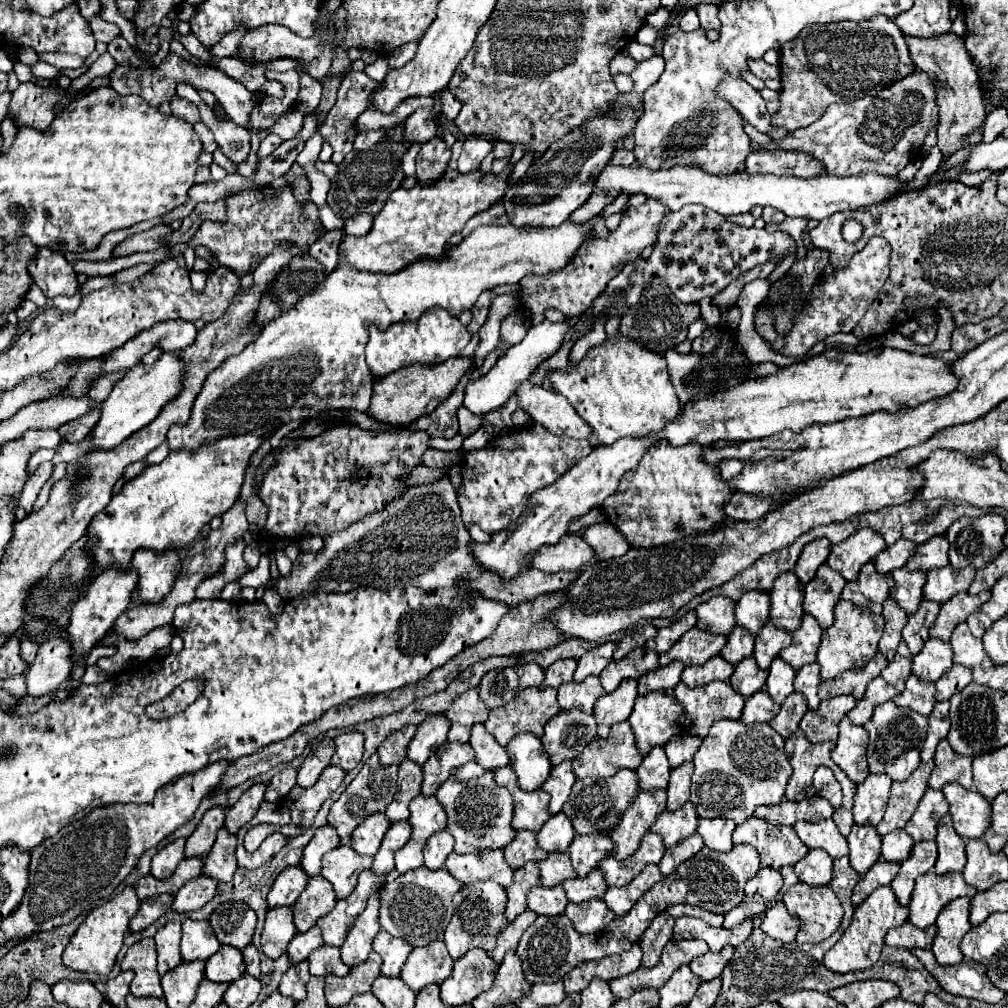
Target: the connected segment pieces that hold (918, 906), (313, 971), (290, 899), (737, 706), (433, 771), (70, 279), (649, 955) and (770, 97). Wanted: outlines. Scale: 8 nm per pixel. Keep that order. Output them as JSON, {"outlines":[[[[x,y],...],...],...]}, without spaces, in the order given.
{"outlines":[[[[928,871],[920,875],[916,881],[916,889],[910,901],[910,923],[916,927],[930,927],[936,923],[940,911],[958,897],[974,897],[976,889],[968,885],[962,873],[948,873],[938,875]]],[[[322,945],[310,953],[310,975],[324,977],[324,975],[338,975],[344,977],[350,973],[350,967],[340,959],[340,949]]],[[[286,867],[274,881],[270,893],[268,893],[268,905],[270,907],[282,907],[282,905],[294,905],[300,893],[304,891],[308,883],[308,875],[302,867]]],[[[714,681],[710,685],[690,689],[684,683],[674,689],[676,701],[684,707],[694,733],[708,735],[708,729],[718,719],[740,719],[744,709],[744,697],[736,693],[728,683]]],[[[444,743],[436,749],[436,753],[430,755],[430,759],[422,765],[424,771],[424,783],[422,783],[422,793],[424,795],[434,795],[438,787],[452,775],[454,769],[462,767],[464,763],[472,761],[474,753],[468,743]]],[[[38,249],[32,265],[28,265],[28,273],[48,299],[54,299],[56,295],[74,295],[78,289],[72,263],[52,249]]],[[[664,911],[656,915],[656,919],[644,931],[640,939],[640,947],[644,951],[644,957],[642,957],[644,967],[654,967],[658,963],[664,945],[672,939],[672,929],[674,929],[674,919],[668,917],[668,913]]],[[[764,87],[764,89],[760,89],[760,95],[762,95],[762,99],[766,101],[770,113],[776,113],[776,111],[780,109],[780,95],[778,95],[776,91],[770,91],[770,89]]]]}

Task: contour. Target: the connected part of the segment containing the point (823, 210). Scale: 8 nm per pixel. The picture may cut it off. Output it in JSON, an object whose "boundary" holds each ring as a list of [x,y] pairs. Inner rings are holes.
{"boundary":[[[608,165],[596,179],[596,189],[618,189],[626,195],[644,193],[646,197],[656,197],[658,201],[664,201],[664,205],[668,205],[672,211],[678,211],[688,203],[698,203],[720,215],[738,215],[748,213],[752,207],[760,205],[760,207],[774,207],[782,211],[786,217],[808,217],[814,221],[822,221],[836,211],[886,203],[896,195],[910,191],[910,181],[900,181],[894,175],[880,175],[880,173],[866,173],[852,177],[832,177],[828,173],[822,173],[812,179],[798,179],[798,177],[776,177],[776,175],[750,175],[746,171],[736,171],[732,175],[720,177],[710,175],[698,167],[684,167],[684,165],[656,171],[648,167],[632,169],[632,167]]]}

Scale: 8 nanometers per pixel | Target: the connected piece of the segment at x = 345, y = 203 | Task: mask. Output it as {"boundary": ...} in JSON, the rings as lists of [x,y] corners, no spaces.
{"boundary":[[[400,121],[396,127],[390,127],[380,139],[380,143],[376,143],[372,149],[364,153],[348,153],[348,157],[338,165],[338,173],[332,179],[334,189],[330,189],[328,193],[328,205],[332,207],[332,211],[342,219],[348,219],[358,213],[368,213],[372,217],[378,215],[390,193],[396,191],[404,181],[402,157],[406,151],[408,149],[404,139],[404,121]]]}

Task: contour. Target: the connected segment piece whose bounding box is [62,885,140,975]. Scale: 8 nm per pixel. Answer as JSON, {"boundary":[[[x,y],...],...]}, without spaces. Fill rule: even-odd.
{"boundary":[[[126,887],[122,893],[118,893],[114,899],[106,901],[104,905],[92,909],[86,917],[86,921],[78,927],[78,931],[72,935],[70,945],[64,951],[64,965],[76,971],[88,971],[88,973],[100,973],[108,975],[114,967],[114,961],[118,957],[118,951],[122,949],[124,937],[128,935],[128,923],[136,915],[140,907],[140,899],[136,897],[134,887]]]}

